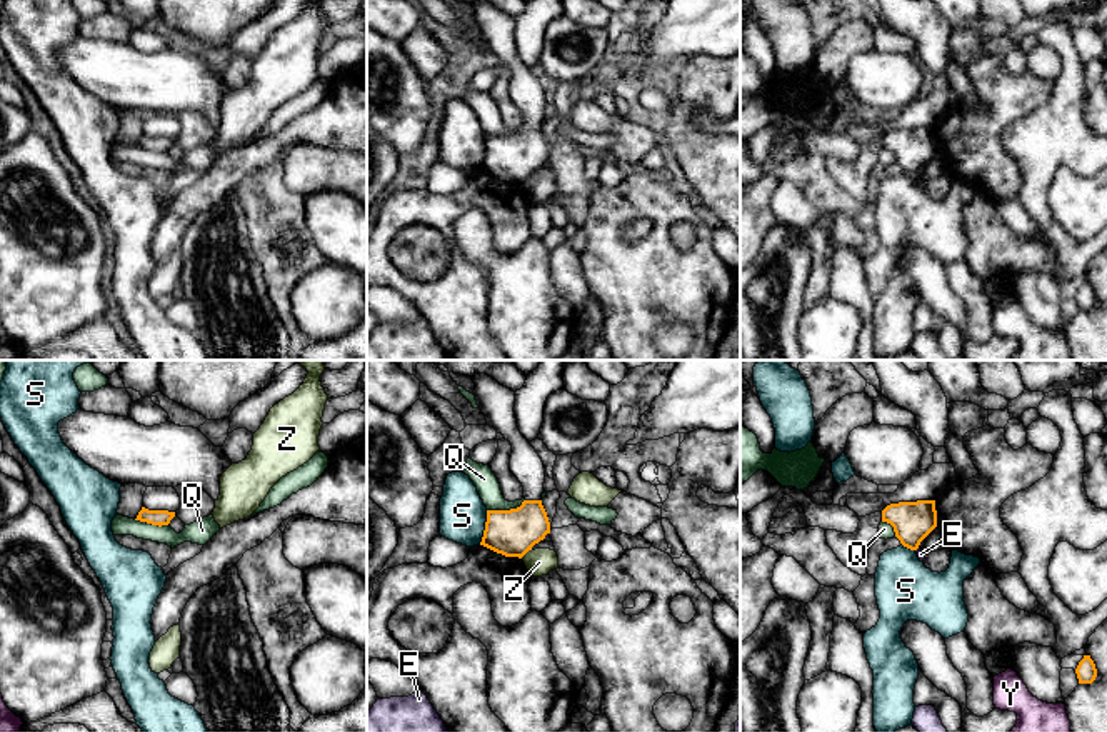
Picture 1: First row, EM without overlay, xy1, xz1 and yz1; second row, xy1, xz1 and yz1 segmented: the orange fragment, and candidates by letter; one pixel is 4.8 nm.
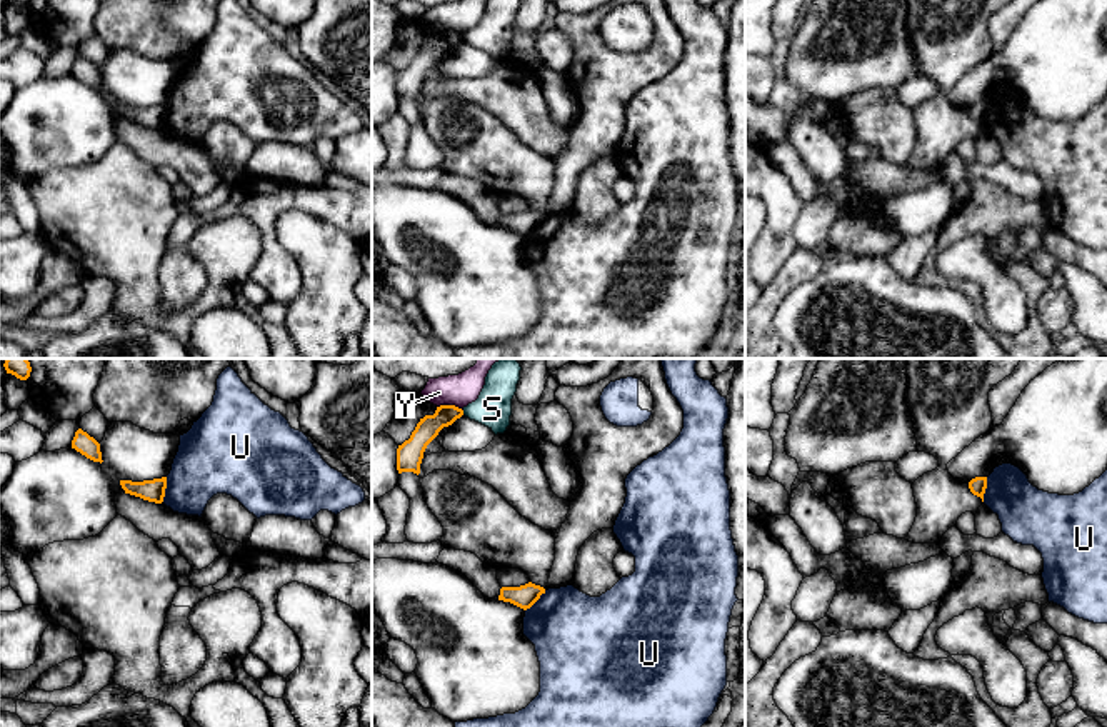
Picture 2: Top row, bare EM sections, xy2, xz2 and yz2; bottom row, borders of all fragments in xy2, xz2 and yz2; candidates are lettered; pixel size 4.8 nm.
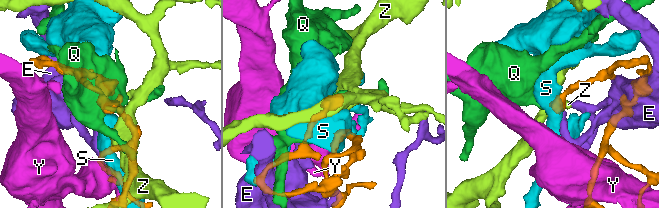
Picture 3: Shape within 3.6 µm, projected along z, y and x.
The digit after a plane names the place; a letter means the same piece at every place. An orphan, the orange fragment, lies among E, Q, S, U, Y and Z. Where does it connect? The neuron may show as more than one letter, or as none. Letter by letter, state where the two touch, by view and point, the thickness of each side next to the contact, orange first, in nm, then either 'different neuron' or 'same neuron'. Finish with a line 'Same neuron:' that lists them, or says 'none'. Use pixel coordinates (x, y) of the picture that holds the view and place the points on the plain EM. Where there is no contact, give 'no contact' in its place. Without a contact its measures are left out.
E: no contact; different neuron
Q: contact xz1 (505, 137); calibres 220 and 110 nm; different neuron
S: contact xz1 (485, 154); calibres 220 and 220 nm; different neuron
U: contact xy2 (165, 114); calibres 110 and 320 nm; different neuron
Y: contact xz2 (450, 32); calibres 110 and 150 nm; different neuron
Z: contact xz1 (525, 179); calibres 220 and 130 nm; different neuron
Same neuron: none

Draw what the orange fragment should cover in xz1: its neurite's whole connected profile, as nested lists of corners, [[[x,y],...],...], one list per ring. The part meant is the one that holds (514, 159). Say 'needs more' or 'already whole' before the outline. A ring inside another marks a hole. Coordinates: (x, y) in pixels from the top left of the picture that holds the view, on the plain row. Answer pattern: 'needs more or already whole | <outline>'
needs more | [[[475,0],[475,27],[487,52],[502,60],[512,72],[510,98],[523,113],[523,128],[510,137],[487,137],[480,172],[505,183],[522,185],[535,170],[550,160],[550,148],[542,132],[545,93],[530,68],[517,53],[515,18],[485,0]]]

